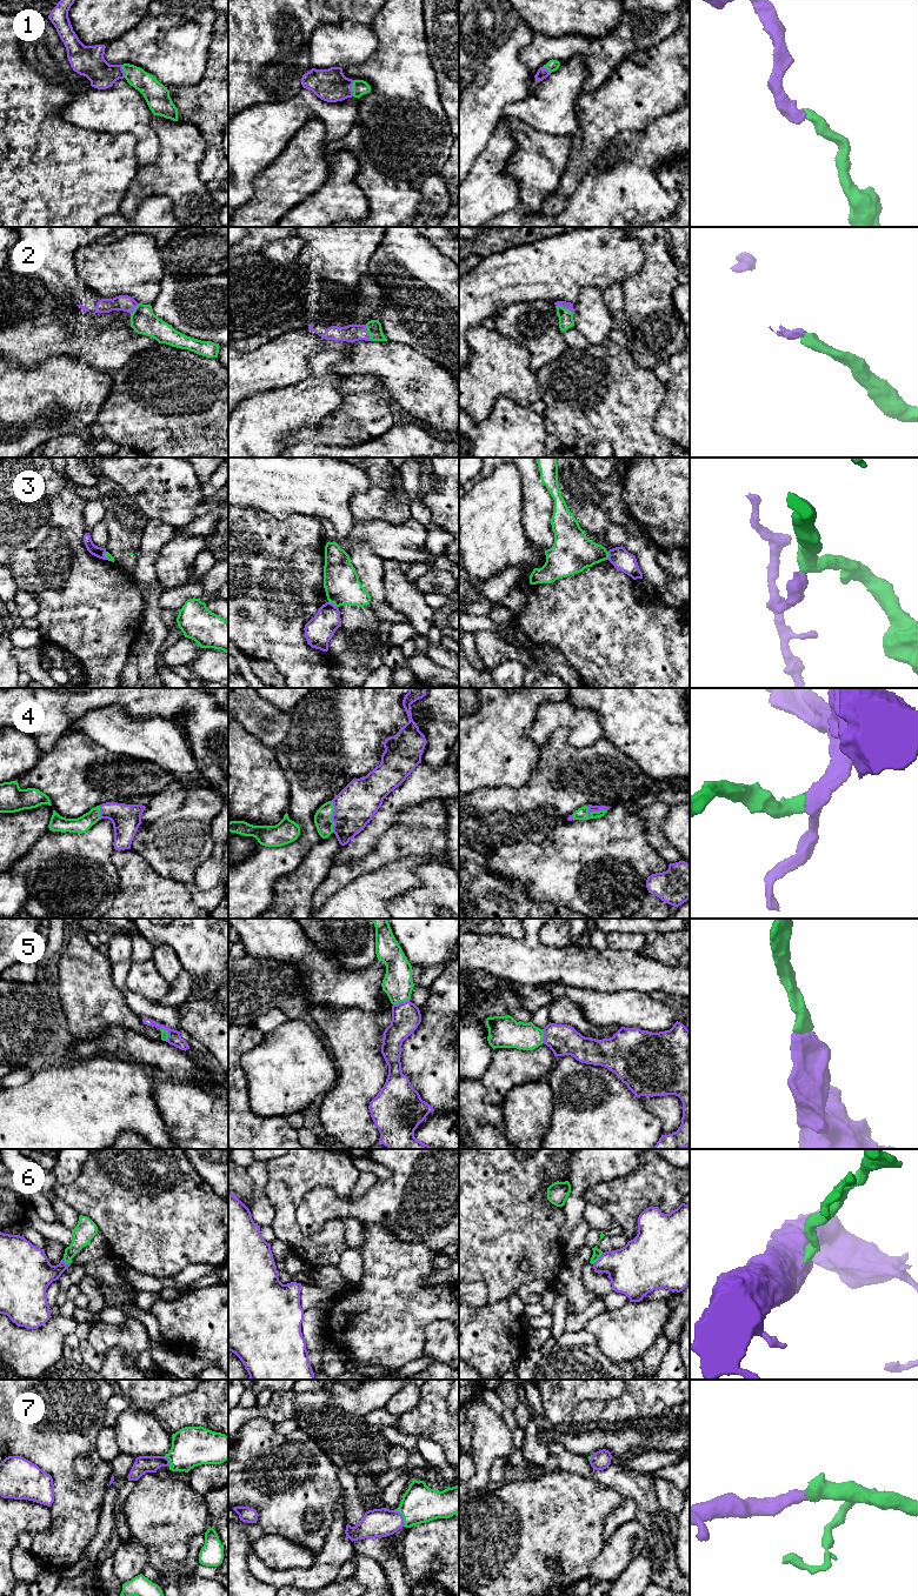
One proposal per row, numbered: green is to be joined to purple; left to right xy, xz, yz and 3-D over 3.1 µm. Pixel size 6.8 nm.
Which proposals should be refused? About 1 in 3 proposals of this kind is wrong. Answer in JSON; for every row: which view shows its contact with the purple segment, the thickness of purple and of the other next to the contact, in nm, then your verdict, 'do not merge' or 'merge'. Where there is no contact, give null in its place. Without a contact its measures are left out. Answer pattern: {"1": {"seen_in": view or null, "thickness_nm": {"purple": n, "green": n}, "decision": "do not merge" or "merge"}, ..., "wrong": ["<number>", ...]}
{"1": {"seen_in": "xz", "thickness_nm": {"purple": 220, "green": 110}, "decision": "merge"}, "2": {"seen_in": "yz", "thickness_nm": {"purple": 50, "green": 100}, "decision": "merge"}, "3": {"seen_in": "xz", "thickness_nm": {"purple": 190, "green": 240}, "decision": "do not merge"}, "4": {"seen_in": "yz", "thickness_nm": {"purple": 50, "green": 80}, "decision": "merge"}, "5": {"seen_in": "xz", "thickness_nm": {"purple": 200, "green": 200}, "decision": "merge"}, "6": {"seen_in": "yz", "thickness_nm": {"purple": 340, "green": 60}, "decision": "merge"}, "7": {"seen_in": "xz", "thickness_nm": {"purple": 190, "green": 260}, "decision": "merge"}, "wrong": ["3"]}

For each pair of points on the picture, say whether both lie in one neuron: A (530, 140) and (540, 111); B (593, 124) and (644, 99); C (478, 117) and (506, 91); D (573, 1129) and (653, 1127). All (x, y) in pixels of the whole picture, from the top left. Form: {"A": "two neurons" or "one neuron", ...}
{"A": "two neurons", "B": "one neuron", "C": "one neuron", "D": "one neuron"}

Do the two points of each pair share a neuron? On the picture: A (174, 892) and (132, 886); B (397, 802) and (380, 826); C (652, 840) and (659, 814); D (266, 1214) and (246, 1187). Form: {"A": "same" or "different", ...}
{"A": "same", "B": "same", "C": "same", "D": "different"}

